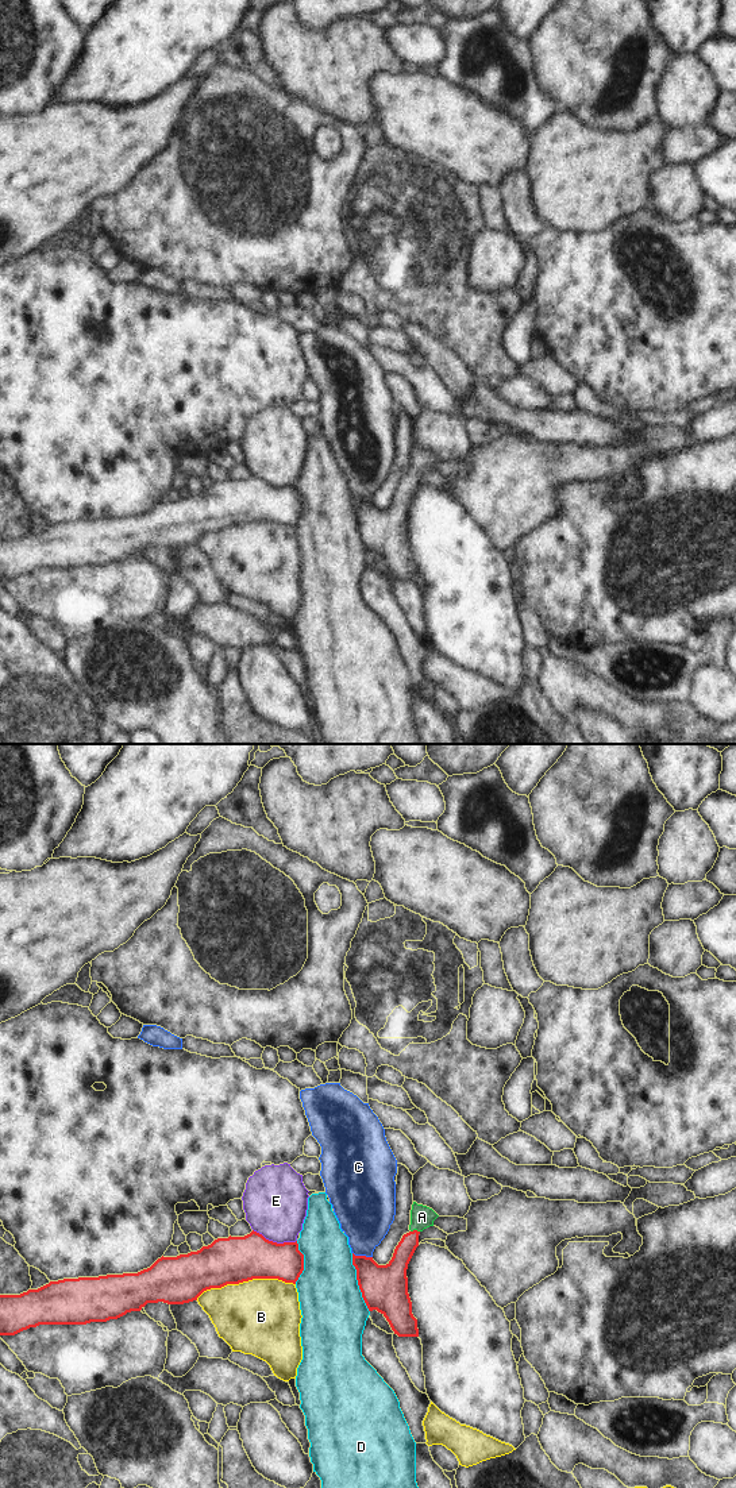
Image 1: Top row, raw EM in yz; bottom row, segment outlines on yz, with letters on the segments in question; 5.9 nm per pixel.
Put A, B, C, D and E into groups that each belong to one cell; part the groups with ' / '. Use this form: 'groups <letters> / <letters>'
groups A / B / C / D / E

